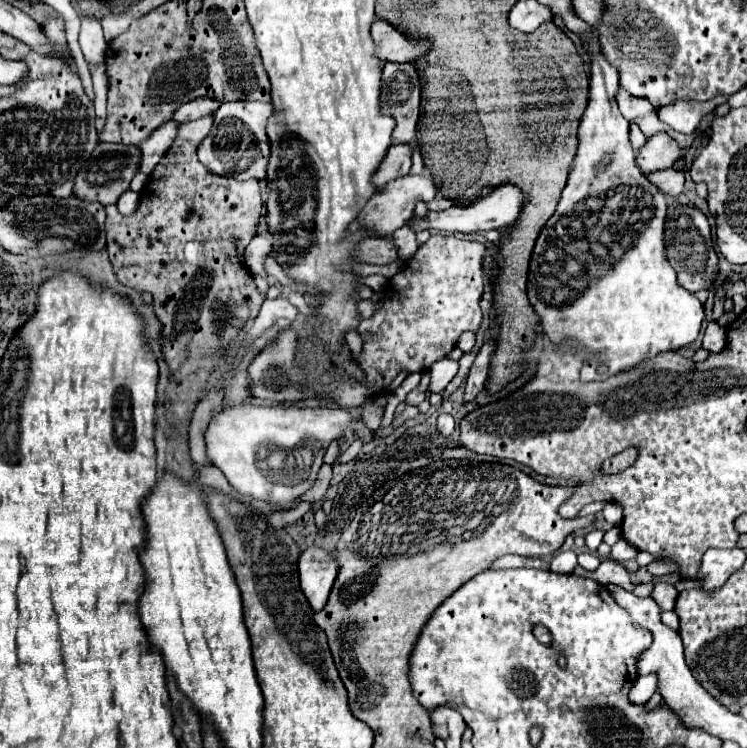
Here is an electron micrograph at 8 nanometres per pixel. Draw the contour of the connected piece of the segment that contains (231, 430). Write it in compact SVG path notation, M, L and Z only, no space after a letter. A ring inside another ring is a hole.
M245 403L235 407L223 407L215 411L203 437L205 451L209 461L223 471L227 481L241 495L251 495L267 503L289 503L303 495L317 477L319 467L323 465L323 455L331 441L345 435L349 423L357 421L357 413L351 409L329 409L329 407L281 407L267 403Z

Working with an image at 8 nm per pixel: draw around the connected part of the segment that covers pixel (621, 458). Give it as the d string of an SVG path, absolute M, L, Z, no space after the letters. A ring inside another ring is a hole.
M633 447L625 449L623 453L617 453L615 457L607 459L603 465L603 471L605 473L619 473L619 471L627 469L635 459L637 459L637 449L633 449Z

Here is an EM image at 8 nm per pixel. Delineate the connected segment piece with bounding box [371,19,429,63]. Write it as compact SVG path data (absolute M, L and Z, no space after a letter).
M381 19L373 21L371 37L377 43L375 55L381 61L409 63L415 59L415 55L423 55L423 51L429 49L429 41L415 41L399 33L395 27L385 25Z

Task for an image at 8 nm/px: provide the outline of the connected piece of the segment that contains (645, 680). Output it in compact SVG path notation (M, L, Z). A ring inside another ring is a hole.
M651 675L637 677L633 689L629 691L629 703L635 703L635 705L647 703L655 693L655 689L657 689L657 679L651 679Z

